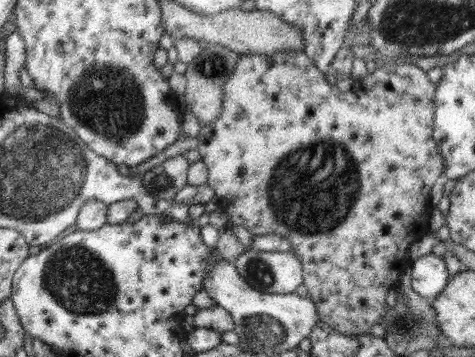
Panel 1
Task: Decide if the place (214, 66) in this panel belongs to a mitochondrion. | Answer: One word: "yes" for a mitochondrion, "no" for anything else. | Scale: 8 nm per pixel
yes

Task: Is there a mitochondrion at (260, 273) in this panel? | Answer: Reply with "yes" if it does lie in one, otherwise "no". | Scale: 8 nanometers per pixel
yes

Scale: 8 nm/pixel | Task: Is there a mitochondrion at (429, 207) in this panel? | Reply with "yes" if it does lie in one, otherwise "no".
no

